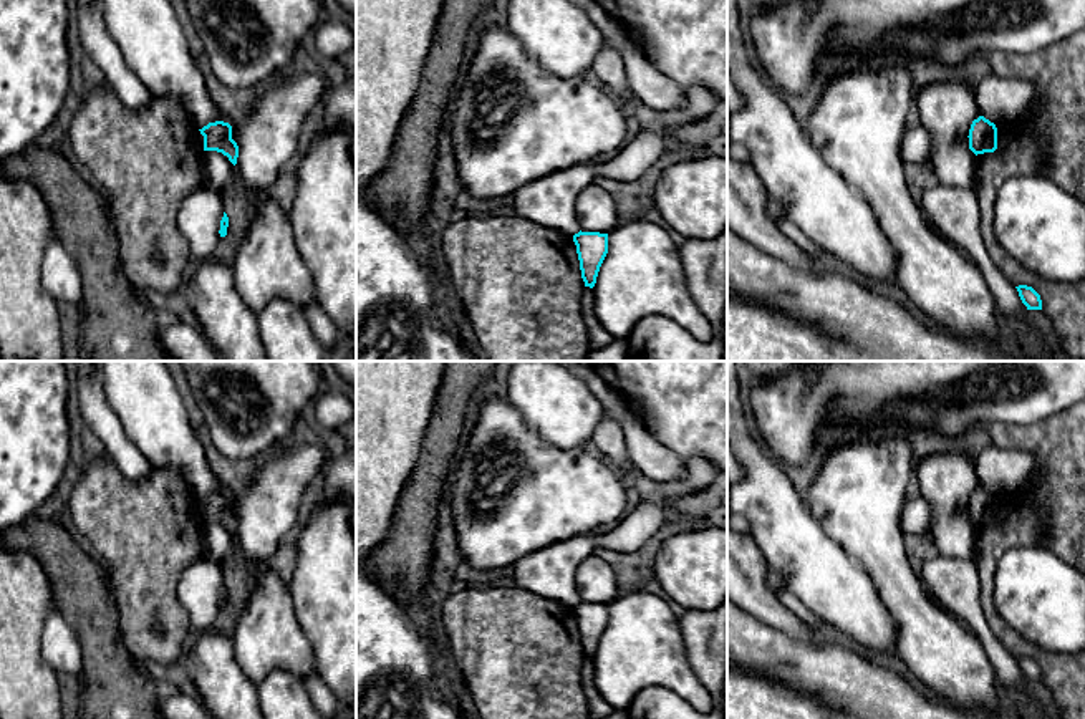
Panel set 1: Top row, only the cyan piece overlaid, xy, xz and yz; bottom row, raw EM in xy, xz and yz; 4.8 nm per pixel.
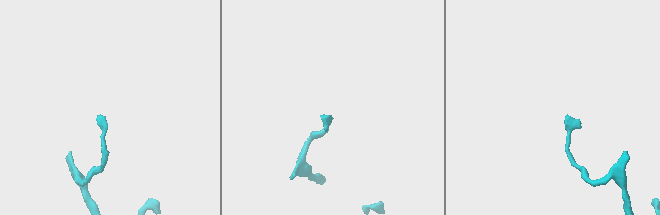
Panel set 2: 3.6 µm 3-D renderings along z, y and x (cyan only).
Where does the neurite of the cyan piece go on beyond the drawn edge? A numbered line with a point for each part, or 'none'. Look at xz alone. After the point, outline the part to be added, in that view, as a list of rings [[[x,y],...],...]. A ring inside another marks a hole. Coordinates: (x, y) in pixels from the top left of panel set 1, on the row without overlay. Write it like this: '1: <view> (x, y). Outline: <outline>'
none

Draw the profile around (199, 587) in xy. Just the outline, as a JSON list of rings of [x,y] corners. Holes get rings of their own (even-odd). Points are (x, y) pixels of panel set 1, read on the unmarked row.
[[[200,558],[189,565],[177,585],[177,596],[190,618],[190,628],[199,636],[214,631],[220,610],[220,591],[224,588],[222,565]]]

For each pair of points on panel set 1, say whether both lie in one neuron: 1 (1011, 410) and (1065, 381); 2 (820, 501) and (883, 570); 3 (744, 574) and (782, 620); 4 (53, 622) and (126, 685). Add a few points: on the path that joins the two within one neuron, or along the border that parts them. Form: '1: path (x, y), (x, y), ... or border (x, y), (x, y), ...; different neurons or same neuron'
1: path (1024, 401), (1046, 393), (1052, 386); same neuron
2: path (839, 517), (873, 552); same neuron
3: path (747, 585), (771, 608); same neuron
4: border (57, 610), (80, 646), (80, 675); different neurons

